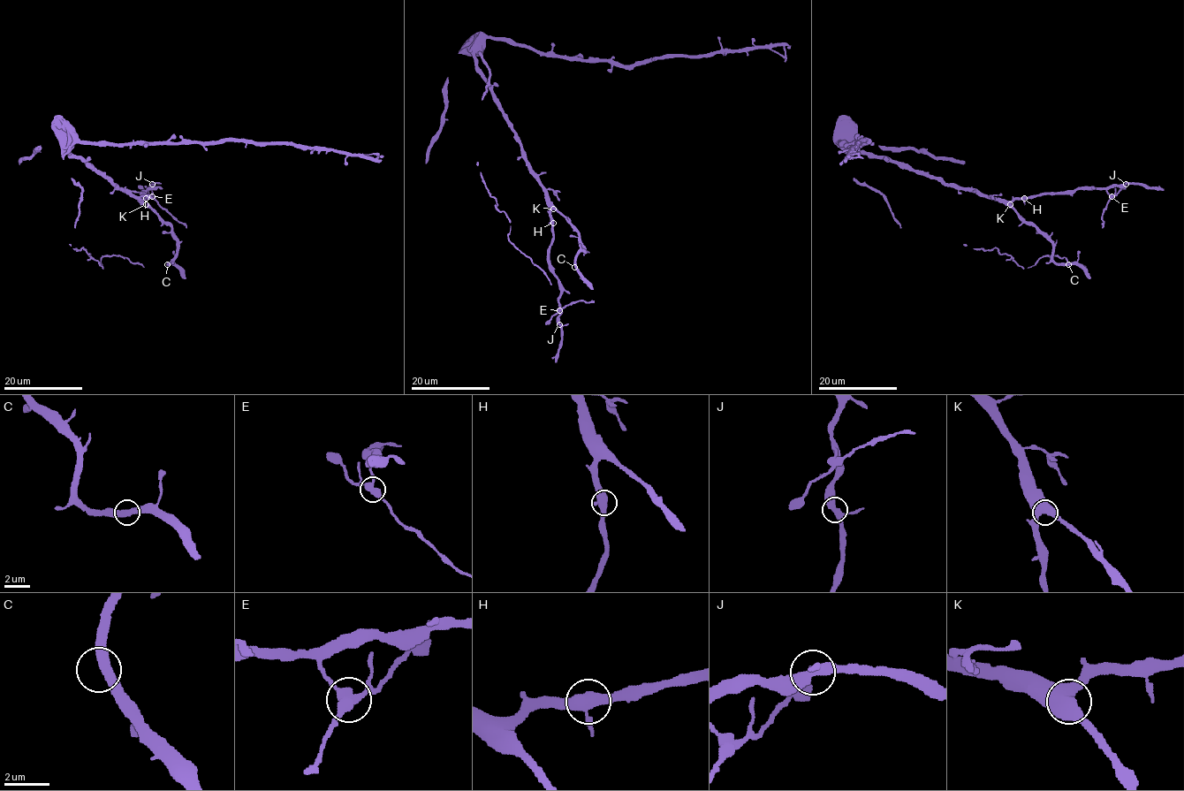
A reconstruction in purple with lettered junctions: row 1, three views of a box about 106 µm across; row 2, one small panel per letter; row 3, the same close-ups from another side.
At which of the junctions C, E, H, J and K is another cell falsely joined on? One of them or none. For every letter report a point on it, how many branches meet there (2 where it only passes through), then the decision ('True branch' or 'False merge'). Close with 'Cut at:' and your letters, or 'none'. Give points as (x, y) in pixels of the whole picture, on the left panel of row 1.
C: Place: (167, 264). Branches: 2. True branch
E: Place: (152, 196). Branches: 3. False merge
H: Place: (146, 198). Branches: 3. True branch
J: Place: (152, 184). Branches: 3. True branch
K: Place: (146, 204). Branches: 3. True branch
Cut at: E

